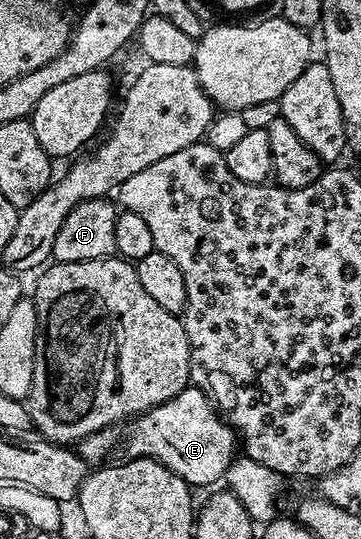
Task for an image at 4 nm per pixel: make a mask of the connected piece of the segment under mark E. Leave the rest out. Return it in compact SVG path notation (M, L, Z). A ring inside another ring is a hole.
M189 387L174 395L166 403L155 405L147 413L139 414L135 419L119 427L108 425L104 429L99 429L97 433L92 433L79 442L78 452L89 467L100 467L105 462L123 463L136 461L140 457L150 457L153 461L162 463L162 467L177 473L190 487L197 487L196 485L212 485L223 478L233 457L237 456L238 438L232 426L227 424L214 408L207 392L199 387Z

